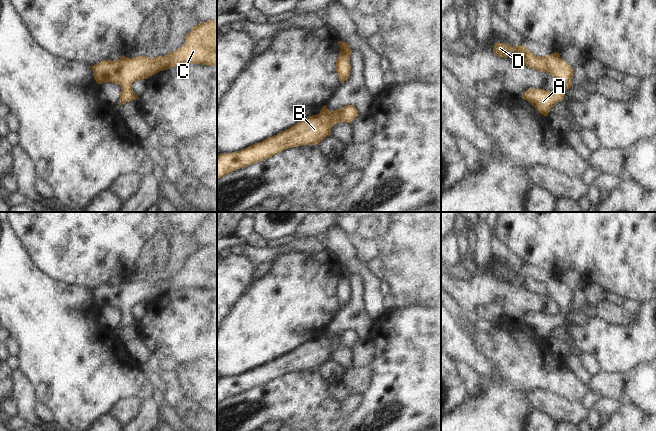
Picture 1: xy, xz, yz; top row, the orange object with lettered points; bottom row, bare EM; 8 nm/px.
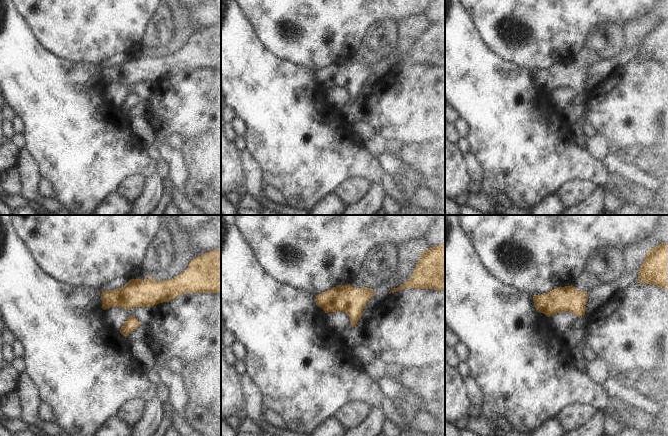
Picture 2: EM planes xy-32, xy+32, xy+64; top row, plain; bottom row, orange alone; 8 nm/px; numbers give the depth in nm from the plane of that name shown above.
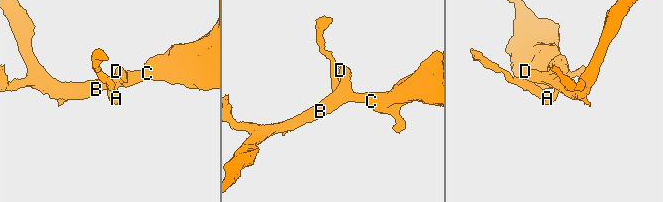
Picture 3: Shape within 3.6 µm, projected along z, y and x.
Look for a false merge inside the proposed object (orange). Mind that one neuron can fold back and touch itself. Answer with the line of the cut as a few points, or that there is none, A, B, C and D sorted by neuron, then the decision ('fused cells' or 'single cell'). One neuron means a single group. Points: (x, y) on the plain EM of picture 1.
no cut; A B C D; single cell

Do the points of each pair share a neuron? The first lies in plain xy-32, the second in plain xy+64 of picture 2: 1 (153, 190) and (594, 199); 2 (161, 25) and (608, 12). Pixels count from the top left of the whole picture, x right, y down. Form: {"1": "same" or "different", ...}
{"1": "same", "2": "different"}

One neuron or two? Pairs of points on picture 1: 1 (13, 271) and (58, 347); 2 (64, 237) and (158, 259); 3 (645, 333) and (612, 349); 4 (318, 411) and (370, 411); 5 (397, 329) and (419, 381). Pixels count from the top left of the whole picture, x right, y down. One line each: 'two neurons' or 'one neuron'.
1: one neuron
2: two neurons
3: one neuron
4: two neurons
5: one neuron

